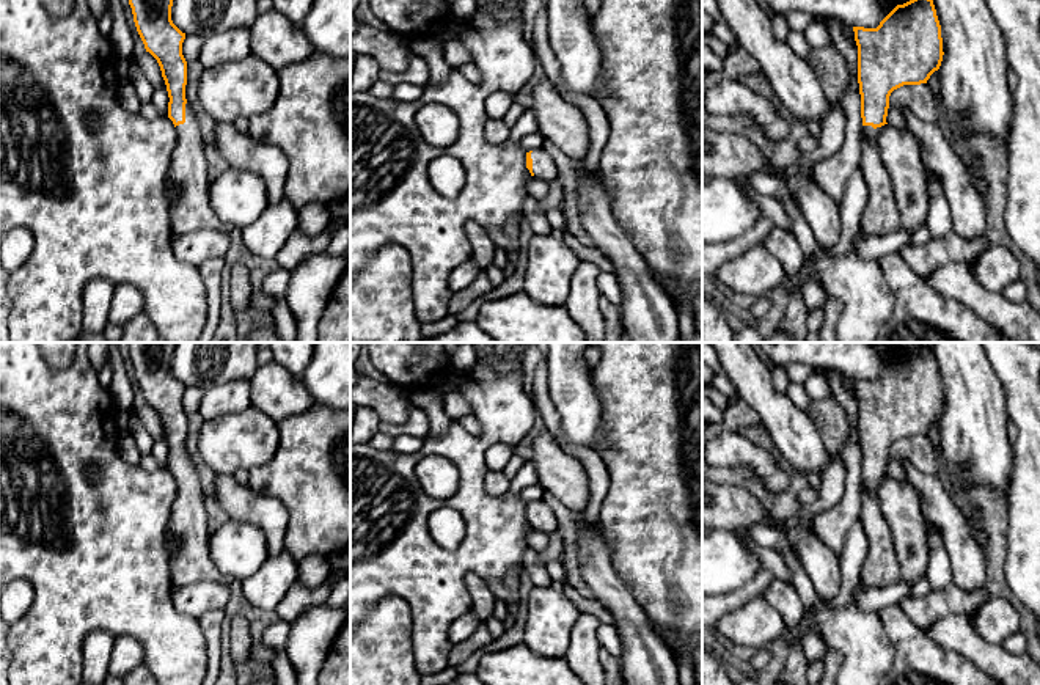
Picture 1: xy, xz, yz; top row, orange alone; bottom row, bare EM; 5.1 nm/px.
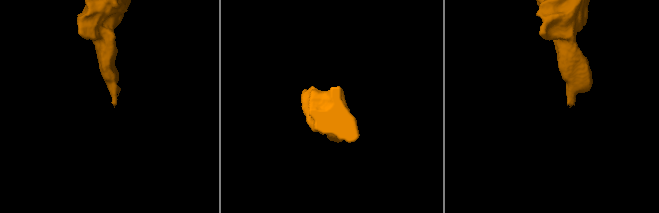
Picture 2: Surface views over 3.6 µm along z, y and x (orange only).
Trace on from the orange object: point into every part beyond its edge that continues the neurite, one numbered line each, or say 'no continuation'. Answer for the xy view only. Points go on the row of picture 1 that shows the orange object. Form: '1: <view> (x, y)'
1: xy (187, 170)

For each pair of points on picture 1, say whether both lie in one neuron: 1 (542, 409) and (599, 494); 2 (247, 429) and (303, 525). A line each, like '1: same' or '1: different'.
1: same
2: different

